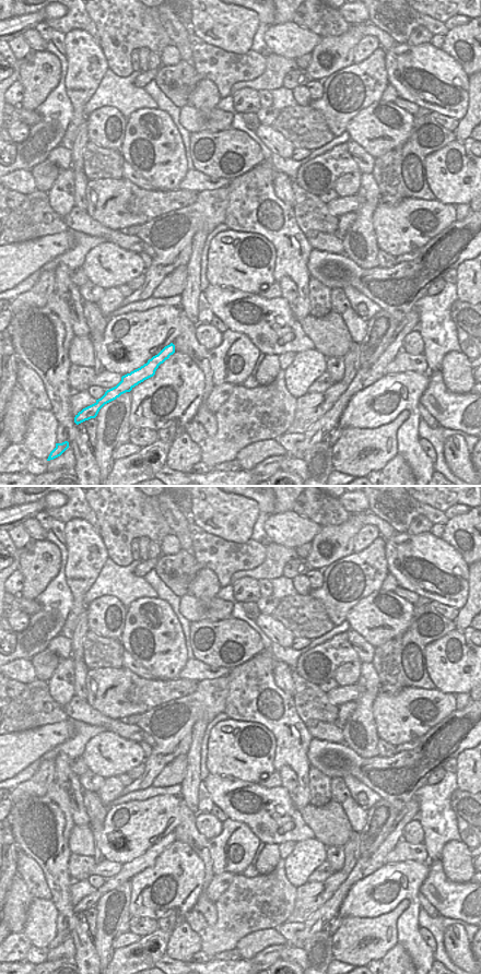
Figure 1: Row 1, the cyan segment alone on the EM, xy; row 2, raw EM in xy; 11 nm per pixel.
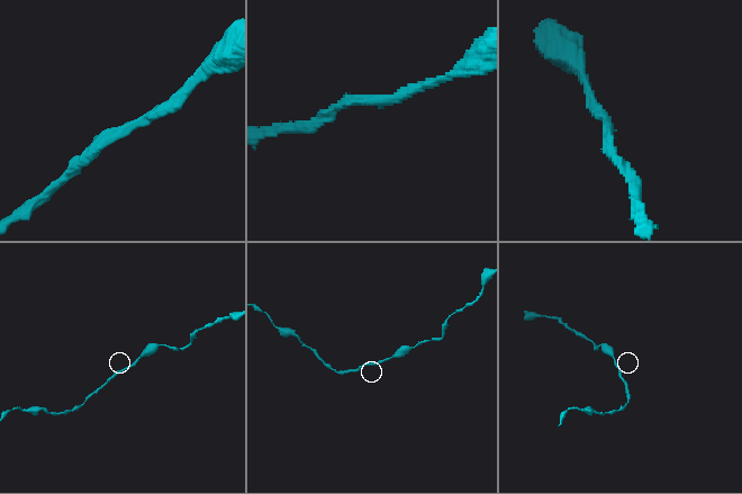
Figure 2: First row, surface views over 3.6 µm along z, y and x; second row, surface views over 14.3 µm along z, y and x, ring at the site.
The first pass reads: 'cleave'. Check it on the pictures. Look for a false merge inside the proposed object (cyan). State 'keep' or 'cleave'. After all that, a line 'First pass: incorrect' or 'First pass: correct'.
keep
First pass: incorrect

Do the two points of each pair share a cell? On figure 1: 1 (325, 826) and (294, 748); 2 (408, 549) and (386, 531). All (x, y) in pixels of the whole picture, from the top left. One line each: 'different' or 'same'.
1: different
2: different

